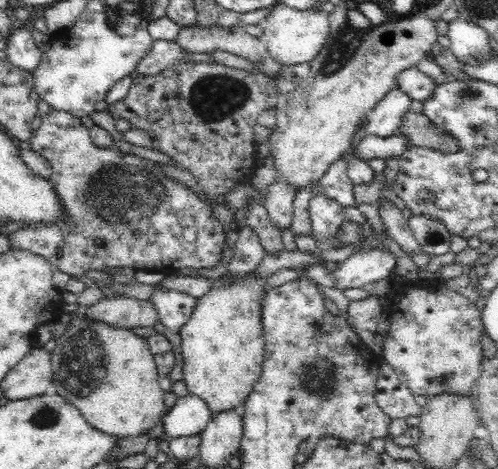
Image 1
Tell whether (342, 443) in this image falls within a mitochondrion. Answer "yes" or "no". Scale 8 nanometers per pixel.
no

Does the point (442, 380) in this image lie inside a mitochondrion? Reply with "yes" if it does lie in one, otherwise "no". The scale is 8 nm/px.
yes

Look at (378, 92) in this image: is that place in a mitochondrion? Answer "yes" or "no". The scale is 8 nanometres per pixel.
no

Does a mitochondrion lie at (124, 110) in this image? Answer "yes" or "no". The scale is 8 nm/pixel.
no

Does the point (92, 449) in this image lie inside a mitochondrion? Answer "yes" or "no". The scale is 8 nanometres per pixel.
no

